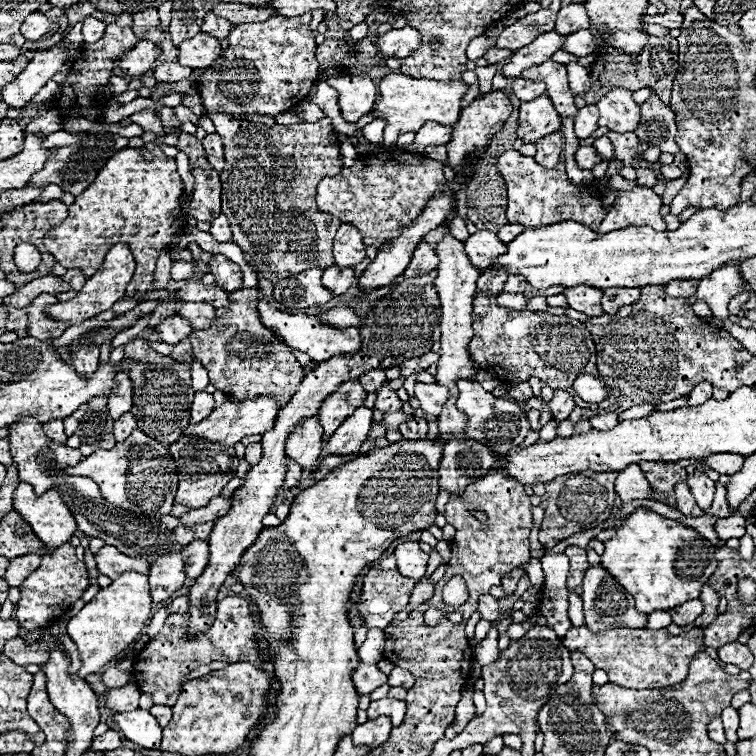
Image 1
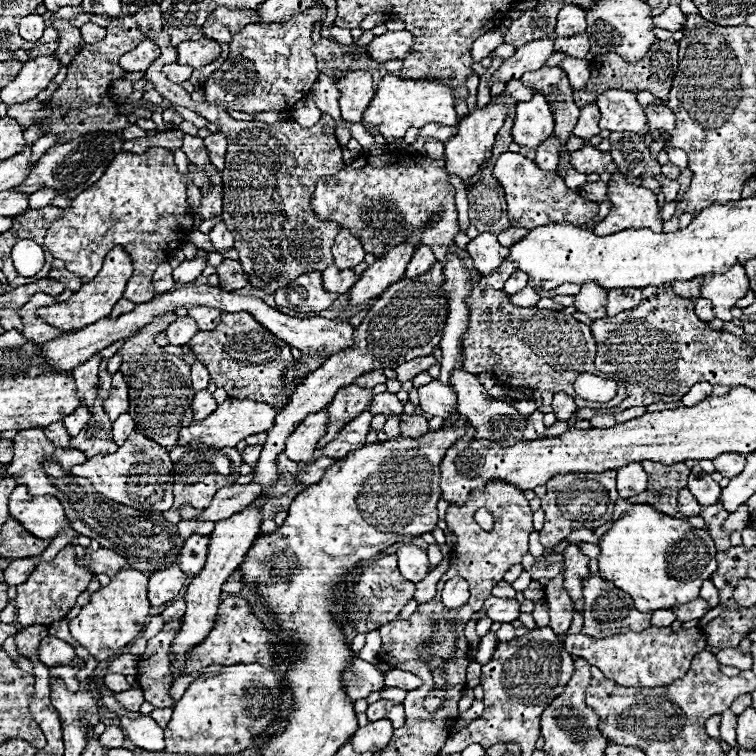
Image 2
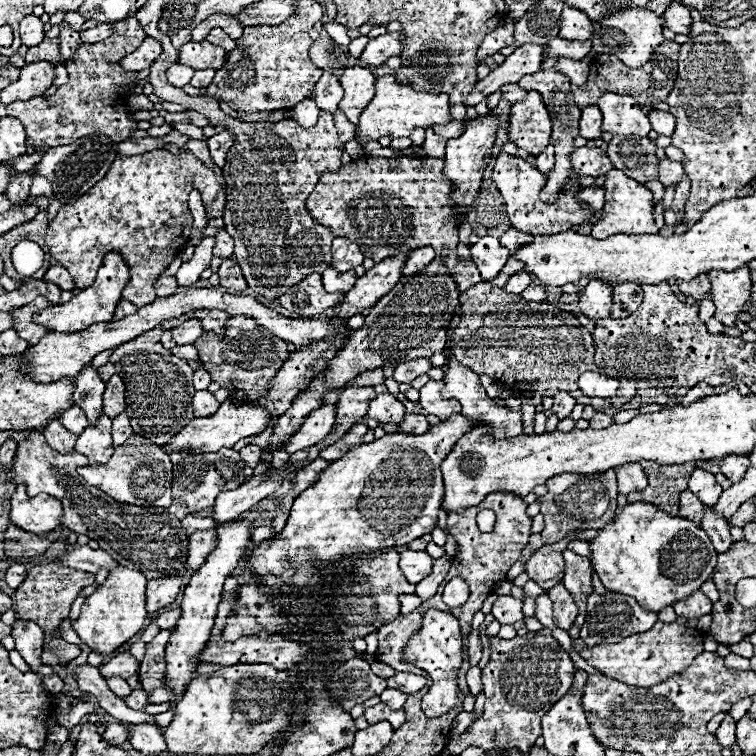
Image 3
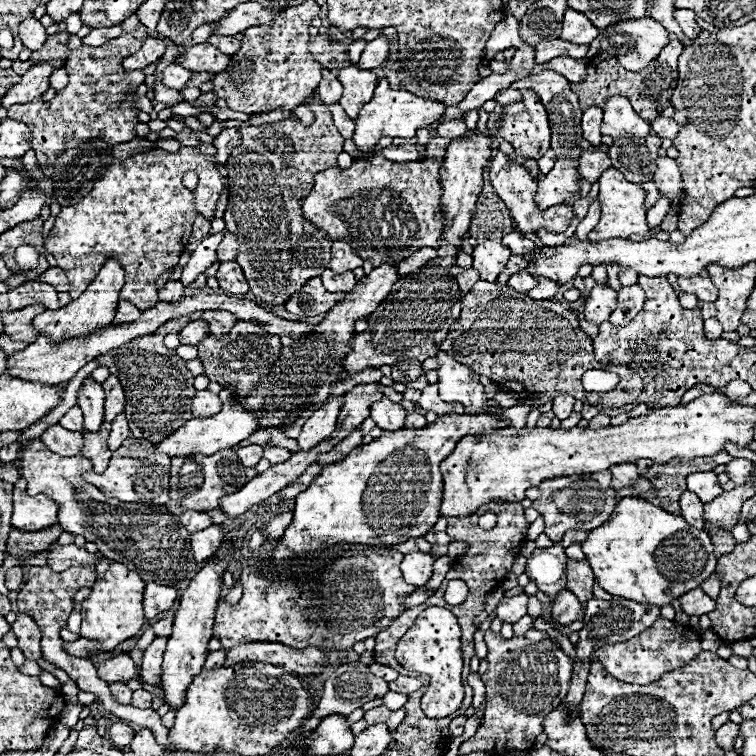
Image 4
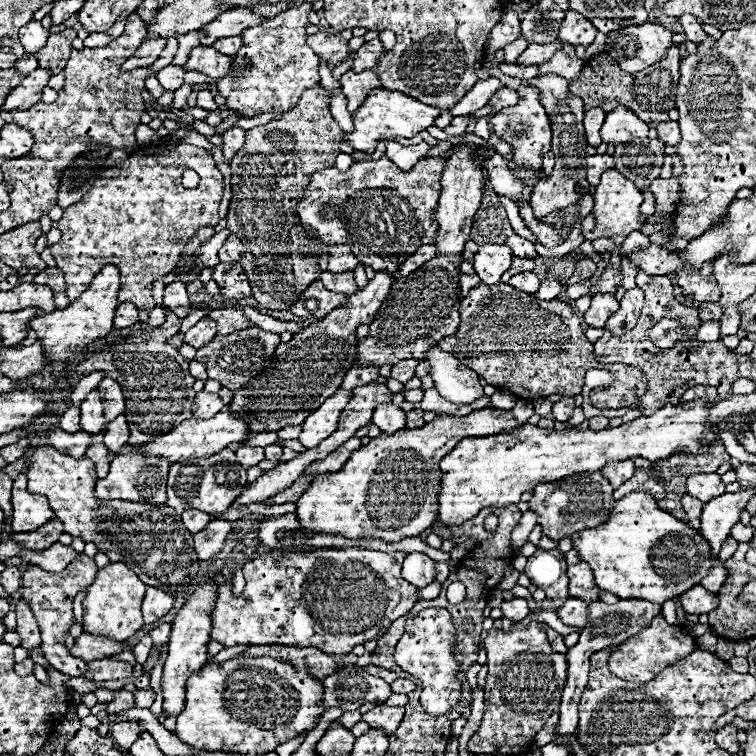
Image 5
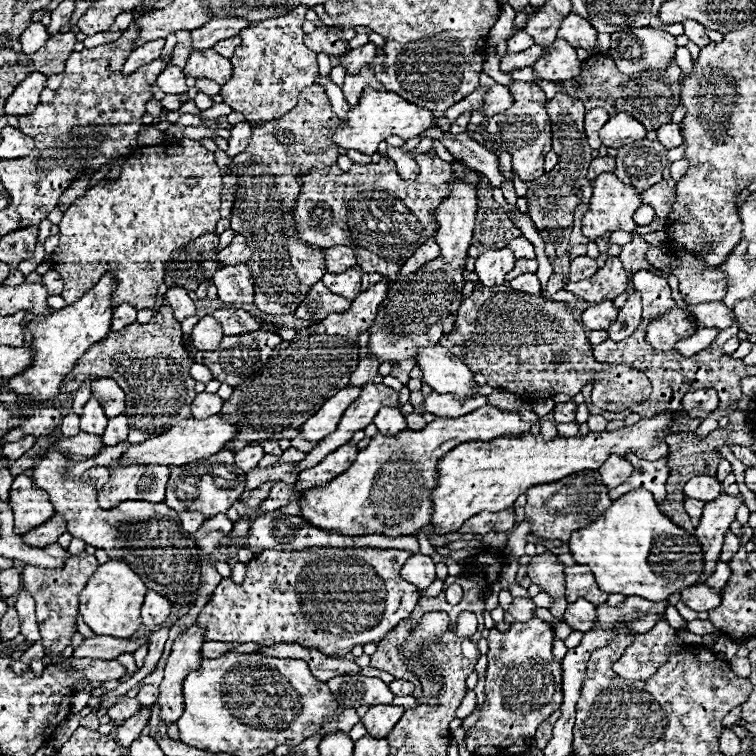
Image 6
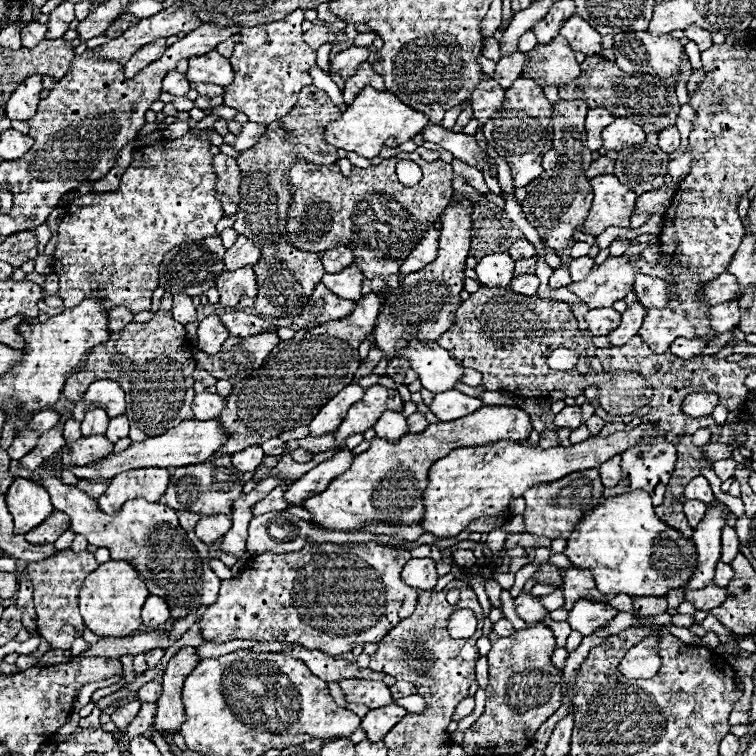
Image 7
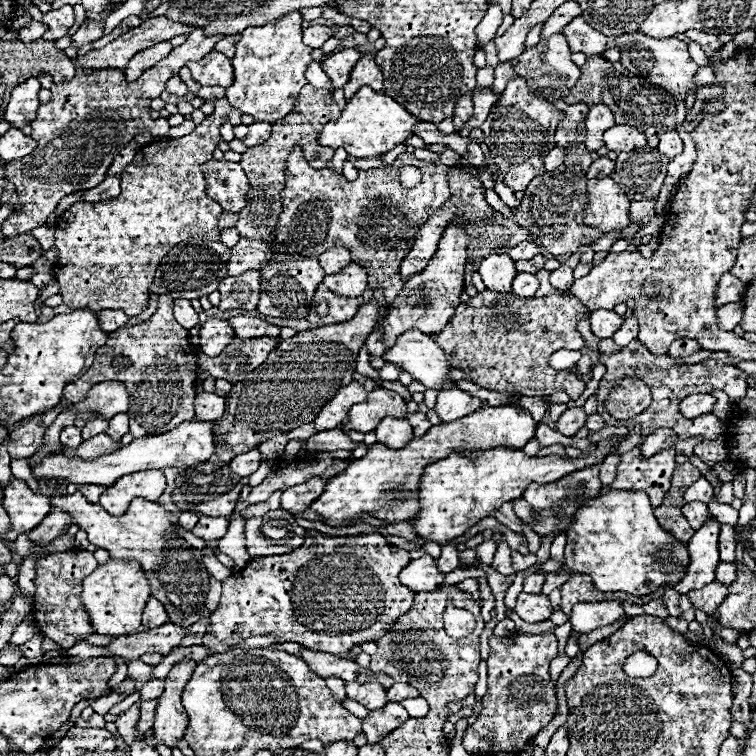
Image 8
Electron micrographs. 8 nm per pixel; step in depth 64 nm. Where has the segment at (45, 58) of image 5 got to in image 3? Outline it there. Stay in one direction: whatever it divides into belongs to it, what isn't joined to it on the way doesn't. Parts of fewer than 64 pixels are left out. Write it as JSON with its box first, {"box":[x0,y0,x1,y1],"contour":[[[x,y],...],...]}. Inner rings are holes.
{"box":[40,40,62,66],"contour":[[[44,40],[40,44],[40,60],[48,60],[54,62],[54,66],[62,64],[62,56],[60,56],[60,40]]]}

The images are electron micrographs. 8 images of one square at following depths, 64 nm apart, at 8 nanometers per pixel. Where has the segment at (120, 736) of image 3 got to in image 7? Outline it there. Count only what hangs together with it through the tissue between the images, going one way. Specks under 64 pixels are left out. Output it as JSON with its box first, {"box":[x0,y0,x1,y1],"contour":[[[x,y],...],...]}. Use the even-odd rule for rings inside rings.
{"box":[126,702,154,740],"contour":[[[144,702],[138,716],[130,722],[128,726],[128,732],[126,732],[126,738],[132,740],[140,734],[144,734],[150,726],[152,726],[152,720],[154,720],[154,708],[152,708],[152,702]]]}

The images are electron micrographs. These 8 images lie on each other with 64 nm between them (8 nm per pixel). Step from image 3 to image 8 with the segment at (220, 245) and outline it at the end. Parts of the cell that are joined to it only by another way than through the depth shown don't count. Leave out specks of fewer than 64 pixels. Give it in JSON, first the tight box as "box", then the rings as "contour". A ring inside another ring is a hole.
{"box":[228,146,450,306],"contour":[[[294,146],[294,150],[288,156],[286,162],[286,184],[282,190],[282,212],[276,223],[277,230],[272,236],[272,242],[266,240],[246,240],[240,238],[240,242],[232,248],[232,258],[228,262],[228,274],[242,274],[244,270],[260,270],[268,266],[272,260],[272,250],[288,250],[288,254],[294,256],[320,256],[328,246],[348,246],[352,250],[352,260],[360,262],[368,270],[368,286],[372,290],[380,288],[384,294],[384,300],[388,306],[396,300],[400,288],[404,286],[404,280],[400,276],[400,262],[406,256],[406,252],[412,248],[412,242],[416,238],[418,228],[446,202],[450,200],[450,188],[446,182],[446,166],[438,162],[426,162],[416,160],[414,154],[400,154],[398,160],[392,166],[380,166],[374,170],[360,170],[358,178],[354,182],[348,182],[344,176],[332,174],[332,170],[322,168],[314,170],[304,160],[304,154],[300,146]],[[402,166],[416,166],[422,170],[422,180],[414,188],[404,188],[398,180]]]}

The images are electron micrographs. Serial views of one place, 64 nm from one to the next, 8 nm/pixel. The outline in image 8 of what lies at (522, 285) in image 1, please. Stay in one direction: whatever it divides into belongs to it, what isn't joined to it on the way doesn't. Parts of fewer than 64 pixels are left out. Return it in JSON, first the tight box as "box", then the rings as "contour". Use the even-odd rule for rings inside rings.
{"box":[512,272,538,298],"contour":[[[520,272],[512,282],[512,292],[520,298],[534,298],[536,290],[538,290],[538,280],[534,274]]]}

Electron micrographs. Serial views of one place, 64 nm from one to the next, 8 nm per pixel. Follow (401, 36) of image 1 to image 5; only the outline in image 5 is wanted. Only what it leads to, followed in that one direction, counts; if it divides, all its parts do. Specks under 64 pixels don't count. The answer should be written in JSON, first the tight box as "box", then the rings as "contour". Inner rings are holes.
{"box":[352,38,384,70],"contour":[[[378,38],[366,42],[362,48],[356,50],[352,70],[368,70],[368,68],[374,68],[374,64],[380,60],[382,54],[384,54],[384,48],[382,48],[382,42]]]}

